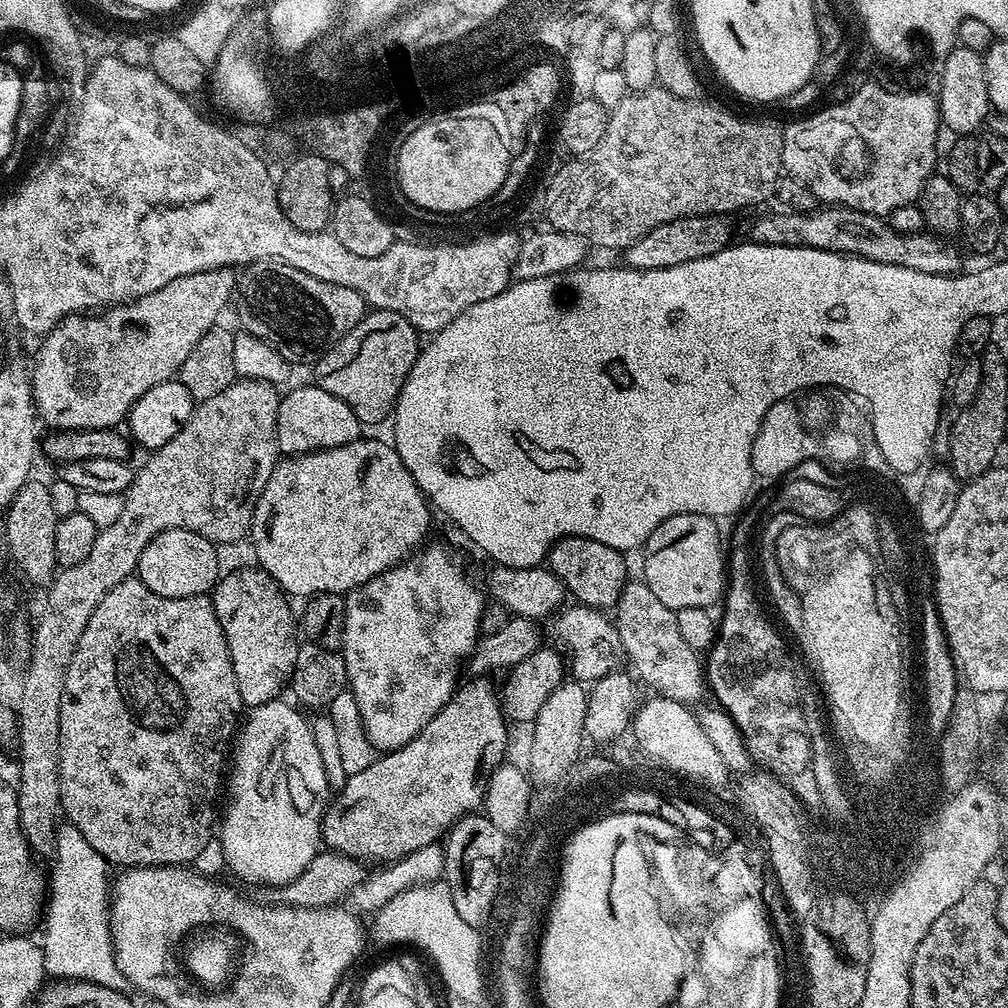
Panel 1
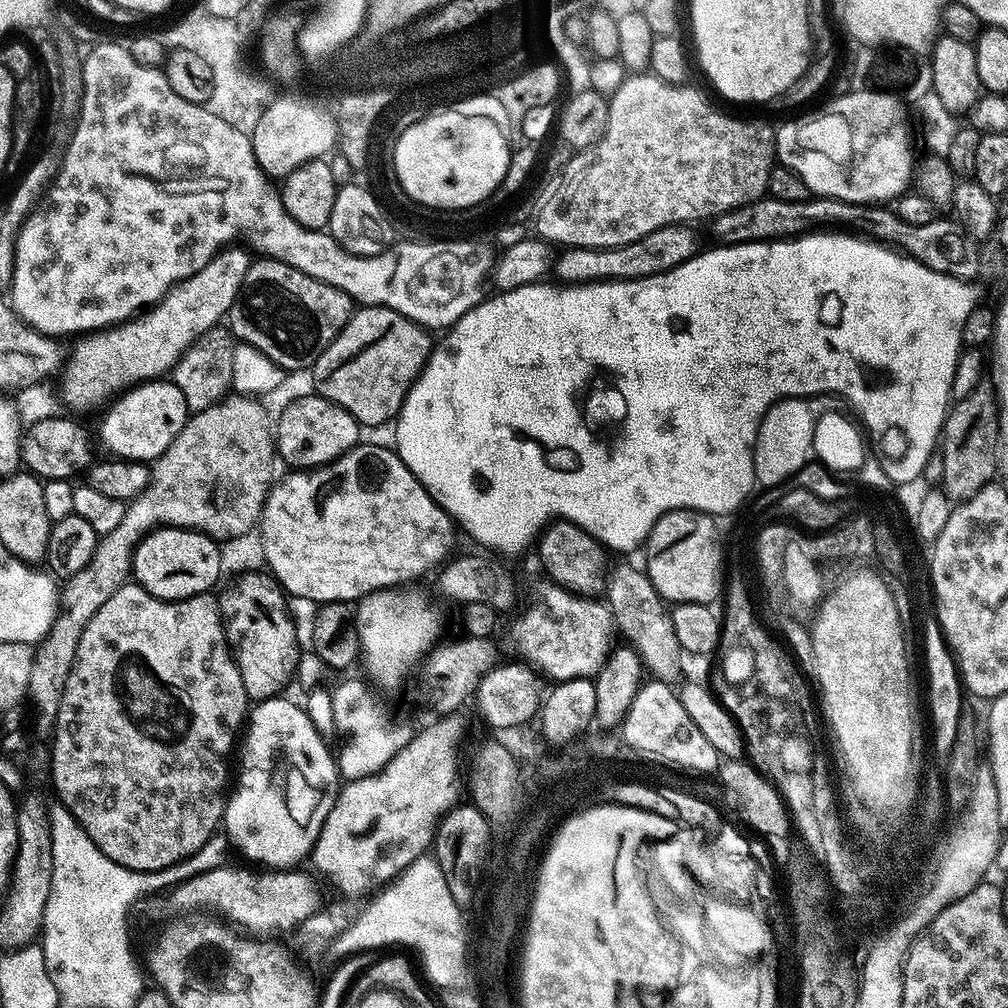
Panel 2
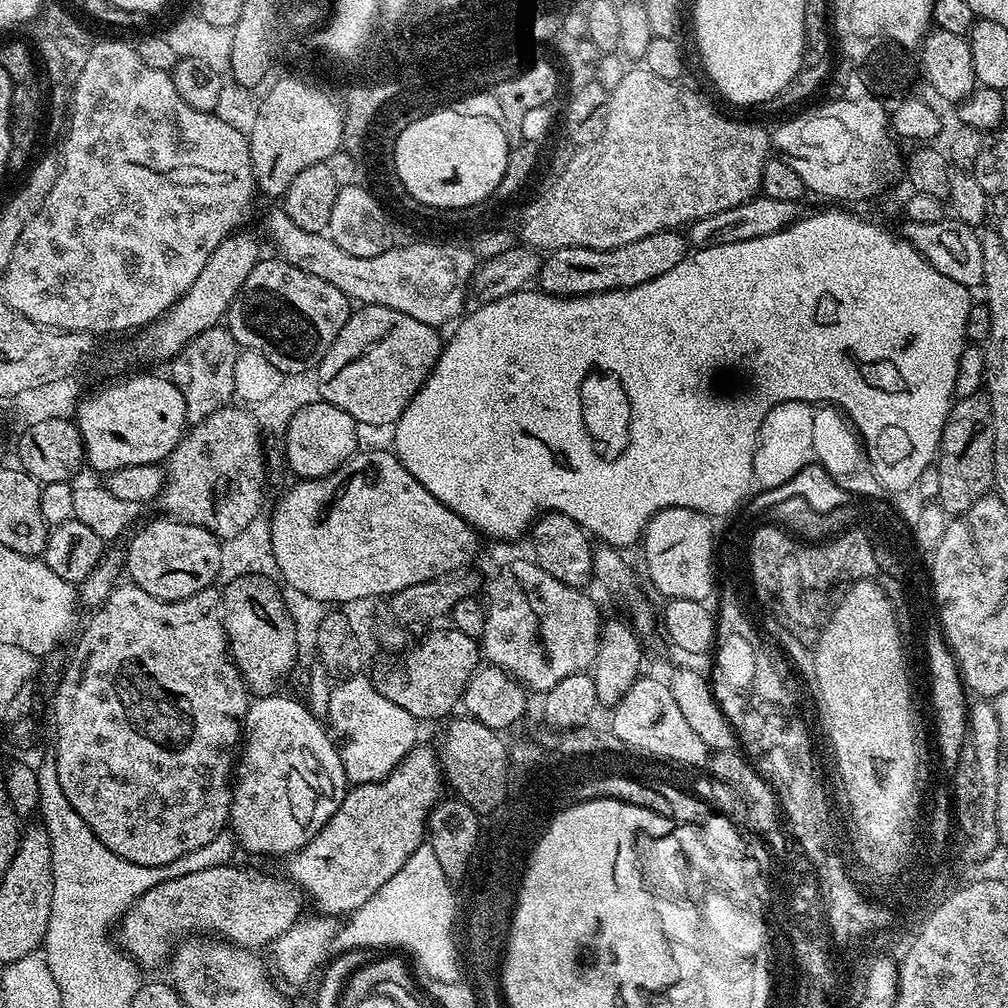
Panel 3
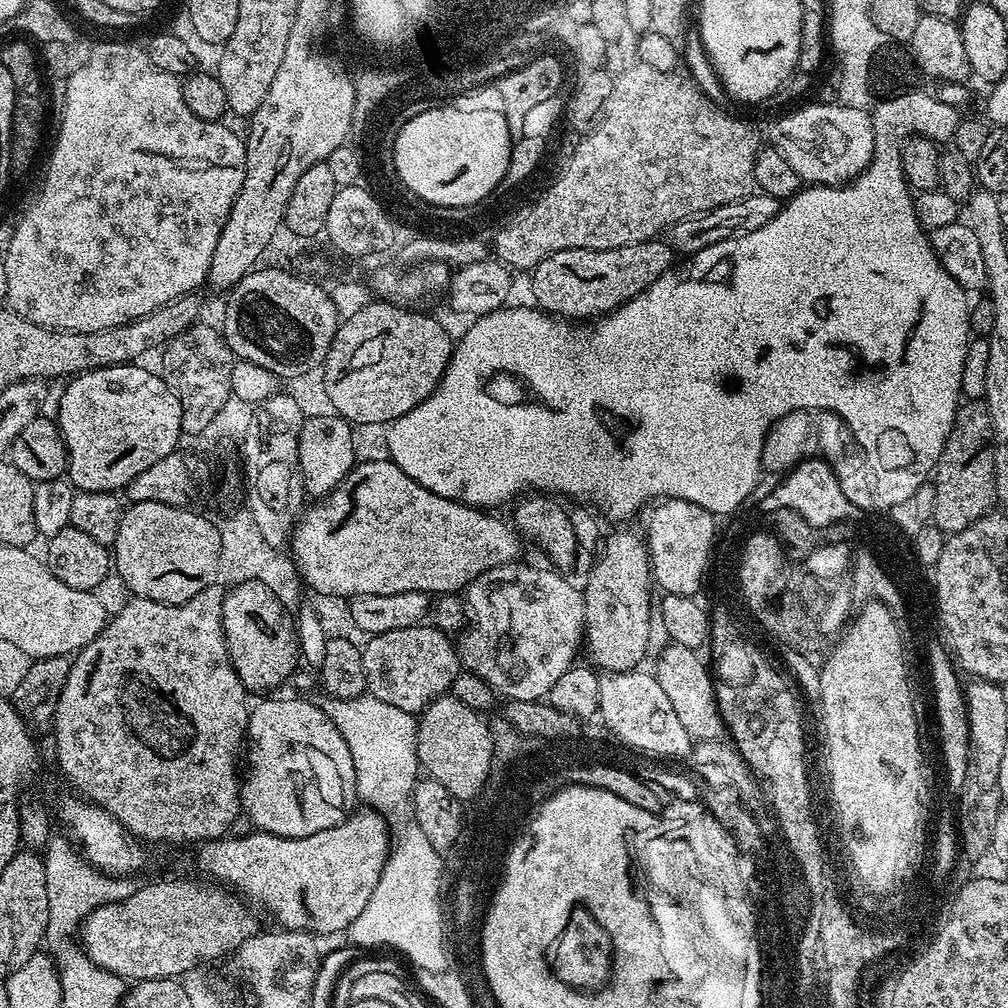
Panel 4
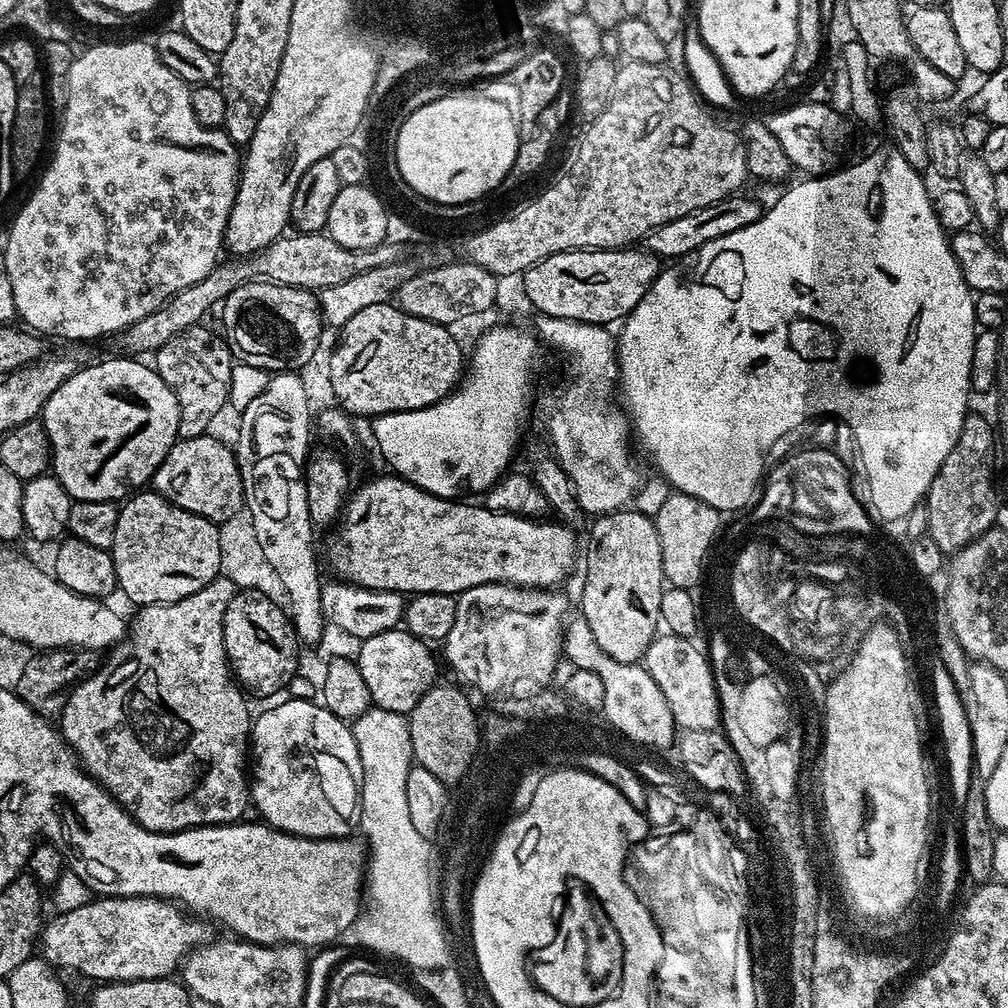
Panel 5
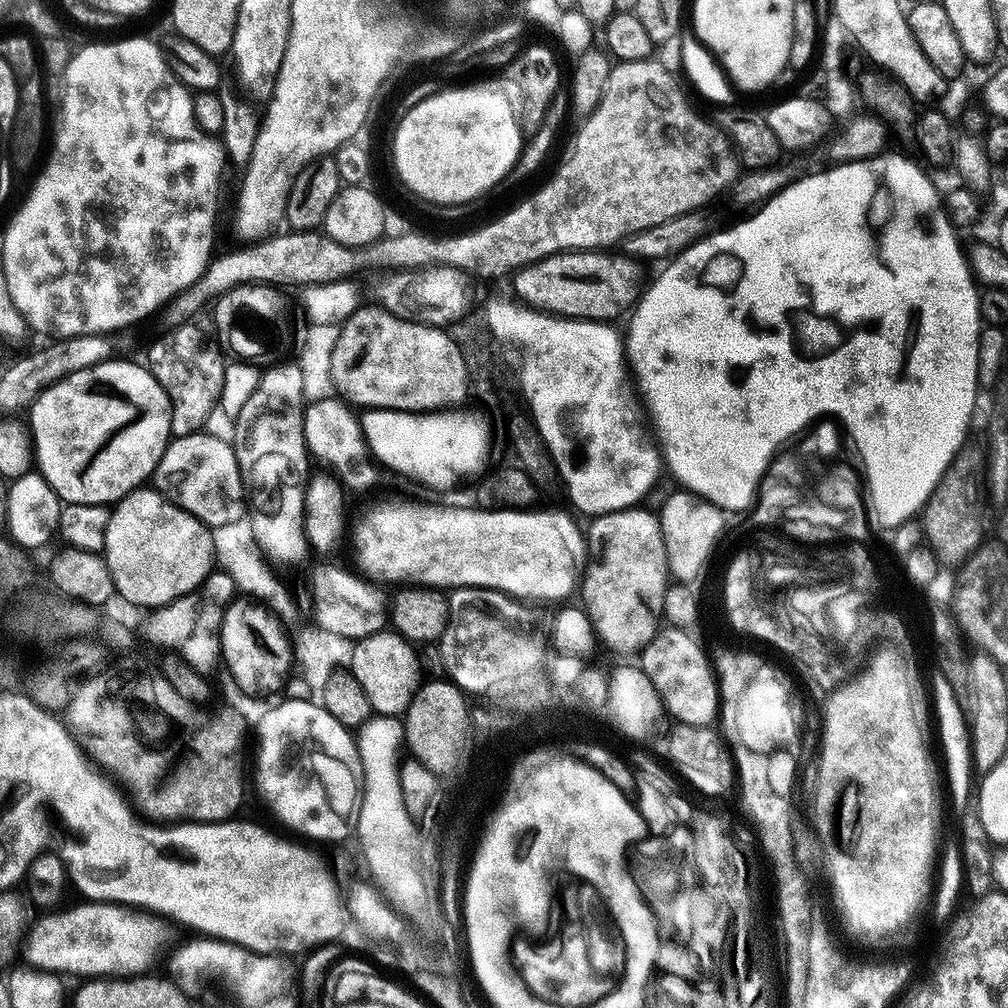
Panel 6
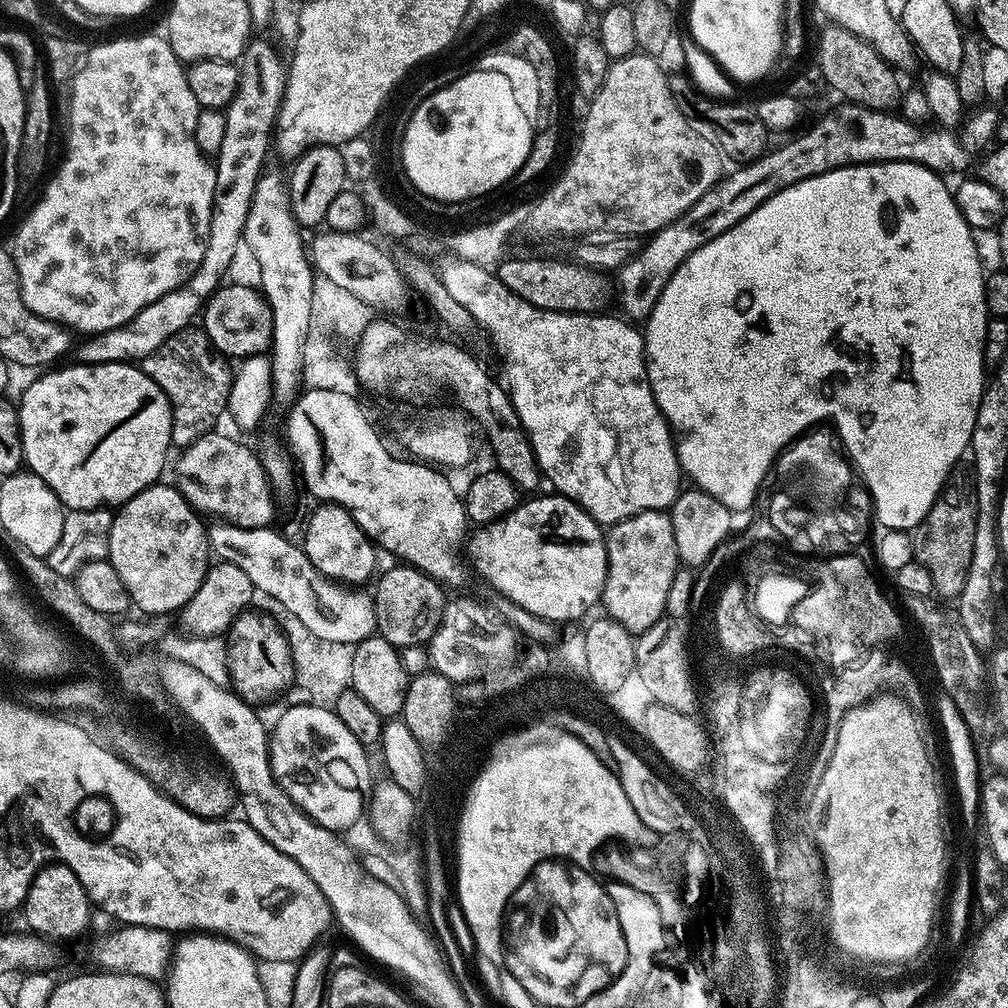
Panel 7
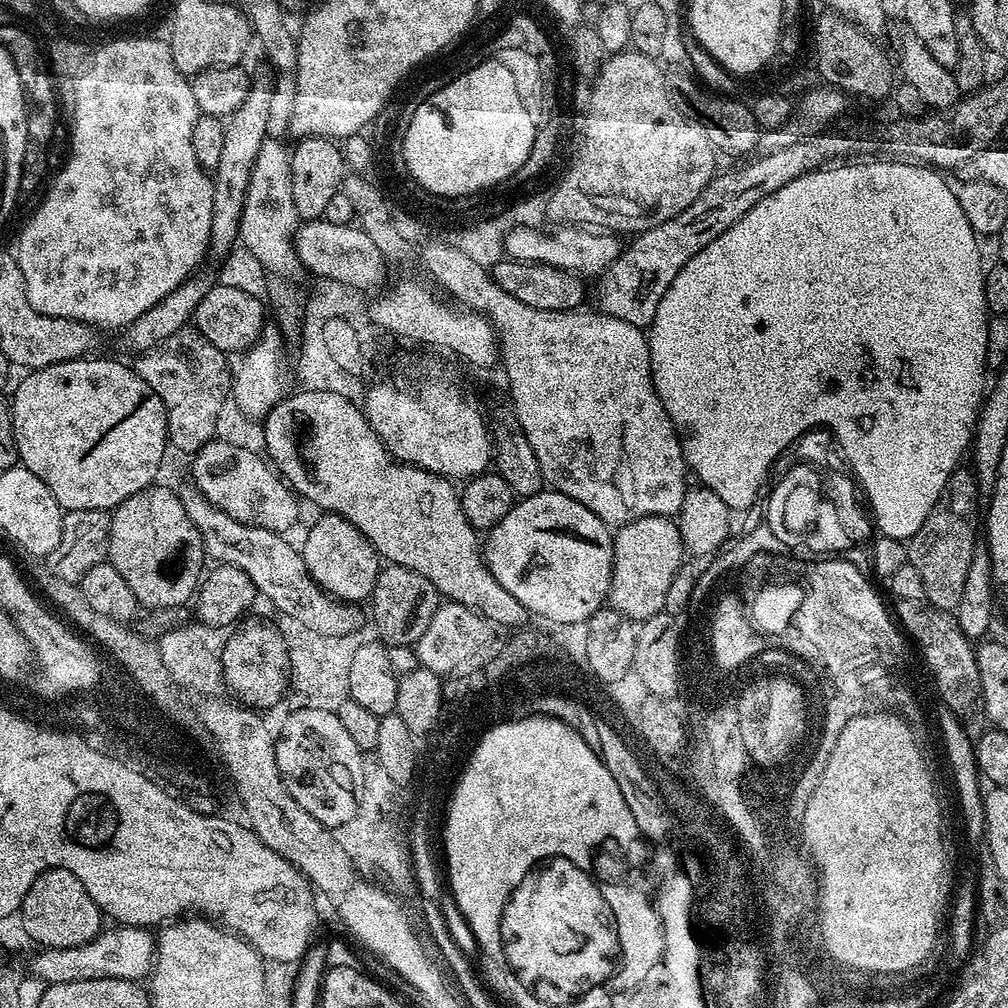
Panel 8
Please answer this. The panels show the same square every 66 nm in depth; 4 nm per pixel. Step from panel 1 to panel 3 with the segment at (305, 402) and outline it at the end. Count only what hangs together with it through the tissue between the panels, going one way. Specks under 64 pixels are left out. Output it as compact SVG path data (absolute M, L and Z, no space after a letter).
M319 398L313 404L304 404L288 420L288 429L284 432L284 456L292 467L293 477L301 480L322 478L338 466L347 462L356 451L356 431L358 425L346 410L338 410L338 406L327 404Z

